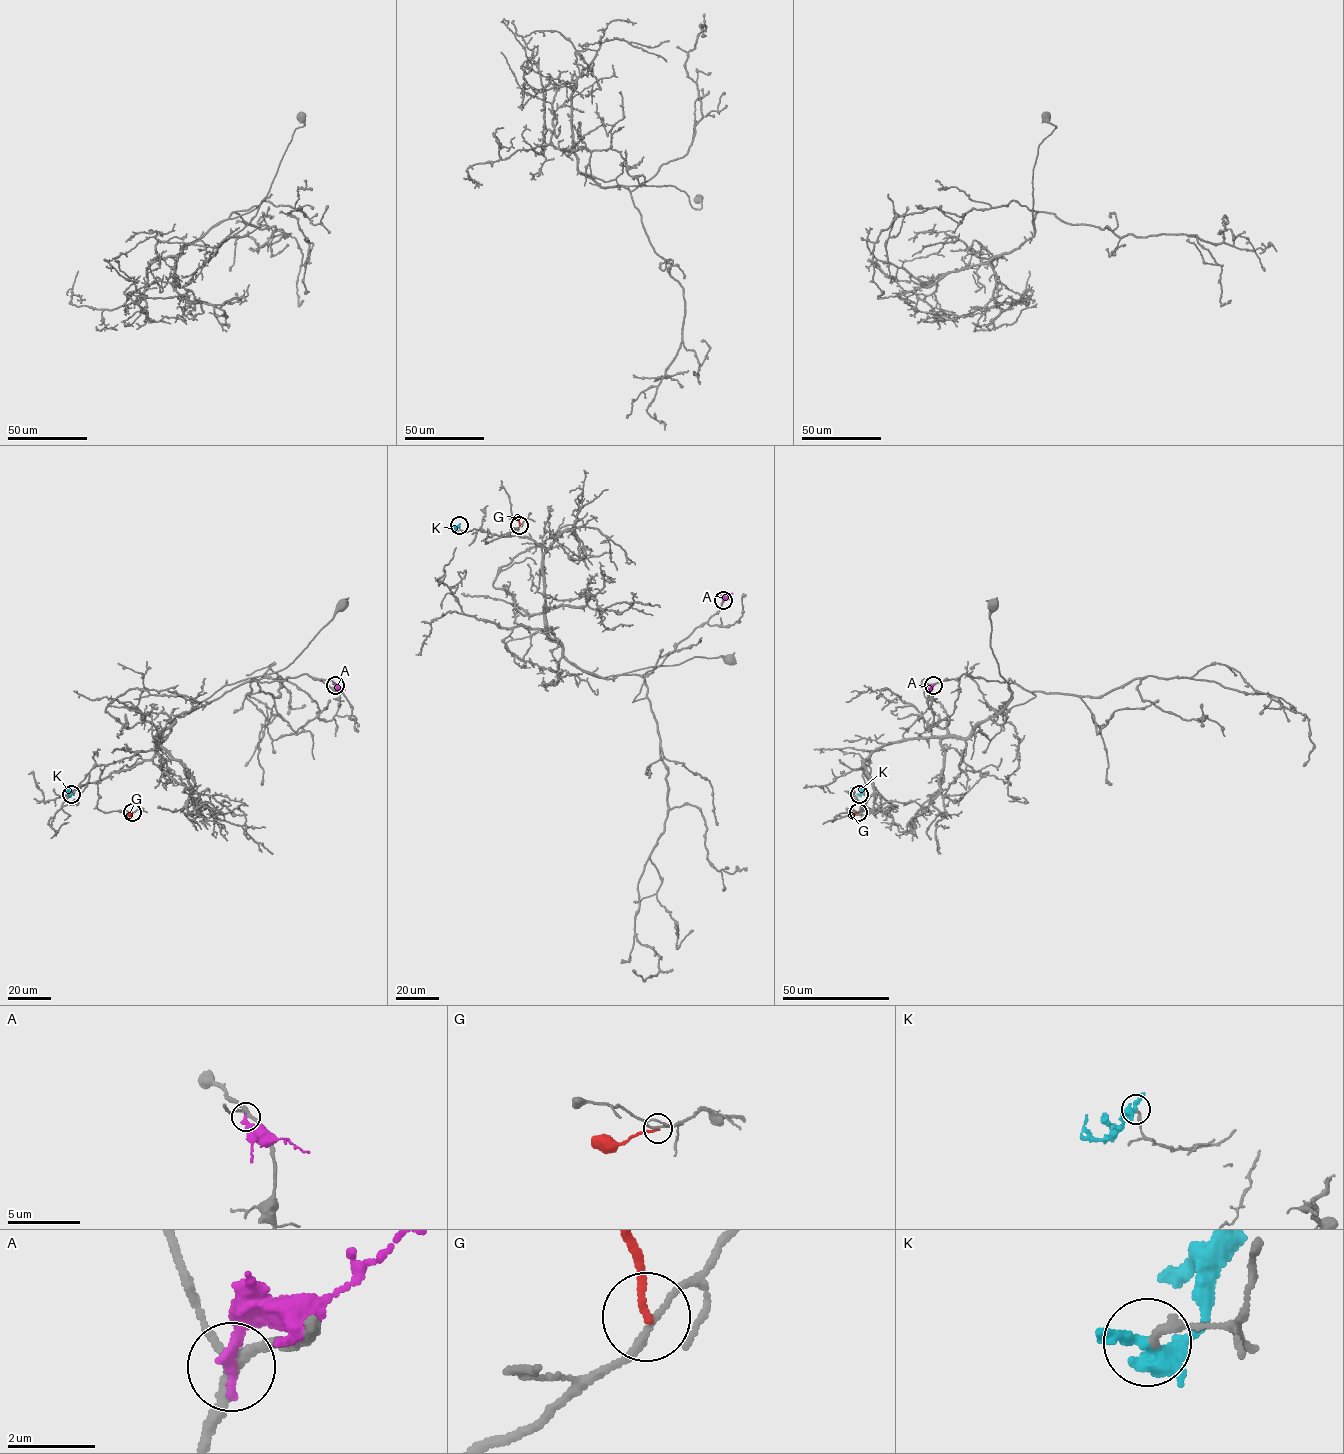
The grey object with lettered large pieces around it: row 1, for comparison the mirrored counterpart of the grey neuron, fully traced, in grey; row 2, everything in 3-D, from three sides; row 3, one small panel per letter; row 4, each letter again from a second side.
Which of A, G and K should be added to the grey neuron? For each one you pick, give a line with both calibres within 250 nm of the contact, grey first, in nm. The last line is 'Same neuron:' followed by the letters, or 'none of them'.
Same neuron: none of them

